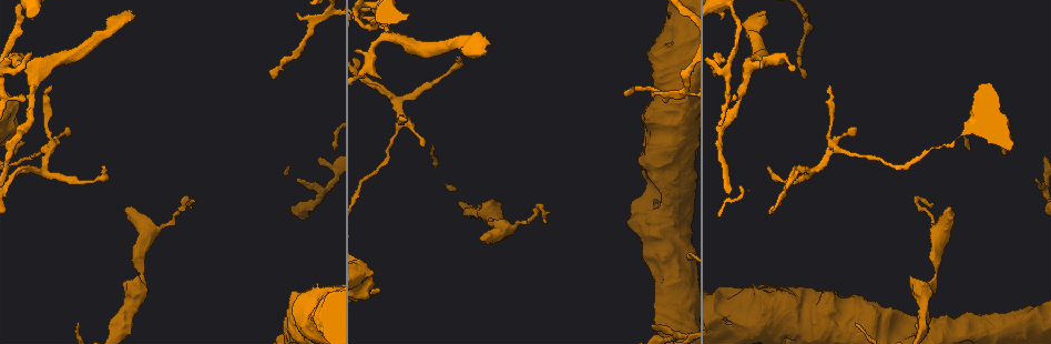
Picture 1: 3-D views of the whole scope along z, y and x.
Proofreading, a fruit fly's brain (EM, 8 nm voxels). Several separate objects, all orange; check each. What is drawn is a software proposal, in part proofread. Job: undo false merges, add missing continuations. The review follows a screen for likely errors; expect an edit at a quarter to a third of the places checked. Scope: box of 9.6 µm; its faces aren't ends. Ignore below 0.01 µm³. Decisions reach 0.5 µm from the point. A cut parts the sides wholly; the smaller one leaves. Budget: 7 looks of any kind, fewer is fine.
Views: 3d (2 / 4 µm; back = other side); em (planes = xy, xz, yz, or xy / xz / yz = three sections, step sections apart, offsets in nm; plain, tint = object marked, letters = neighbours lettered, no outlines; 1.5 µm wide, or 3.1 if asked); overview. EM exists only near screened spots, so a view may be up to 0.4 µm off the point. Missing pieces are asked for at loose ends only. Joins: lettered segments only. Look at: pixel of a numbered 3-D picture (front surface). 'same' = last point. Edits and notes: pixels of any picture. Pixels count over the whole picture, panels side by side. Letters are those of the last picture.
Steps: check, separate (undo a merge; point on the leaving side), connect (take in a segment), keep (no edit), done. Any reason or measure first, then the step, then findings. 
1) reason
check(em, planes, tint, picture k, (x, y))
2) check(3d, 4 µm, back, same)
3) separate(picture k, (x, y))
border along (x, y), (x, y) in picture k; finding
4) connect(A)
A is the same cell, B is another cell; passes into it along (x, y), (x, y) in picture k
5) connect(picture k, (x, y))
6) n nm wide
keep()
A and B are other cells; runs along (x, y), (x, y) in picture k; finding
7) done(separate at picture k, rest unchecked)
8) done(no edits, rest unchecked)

branch stops here
check(em, xy, step 4, tint, picture 1, (25, 142))

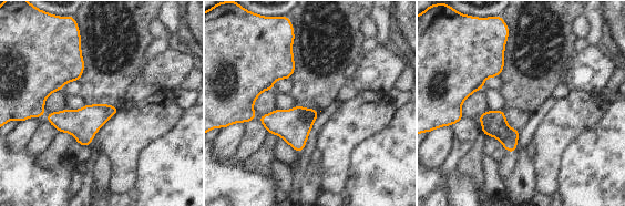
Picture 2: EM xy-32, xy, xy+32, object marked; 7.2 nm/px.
check(em, planes, letters, same)

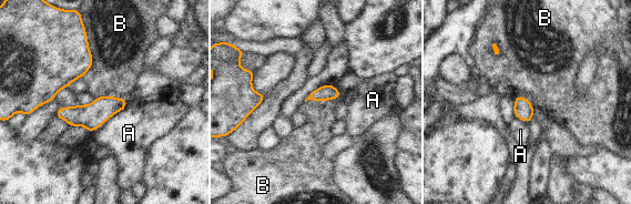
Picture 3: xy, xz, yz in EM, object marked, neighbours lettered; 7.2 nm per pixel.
110 nm wide
keep()
A and B are other cells; none of them fits

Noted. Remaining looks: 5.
thick end
check(em, planes, letters, picture 1, (483, 238))

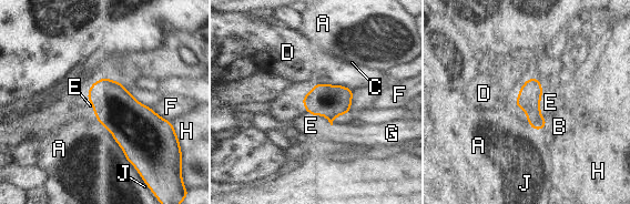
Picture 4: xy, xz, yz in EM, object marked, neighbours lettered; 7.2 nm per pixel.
keep()
A, B, C, D, E, F, G, H and J are other cells; border along (92, 110), (139, 172) in picture 4; none of them fits

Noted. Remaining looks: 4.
branch stops here
check(3d, 2 µm, back, picture 1, (546, 214))

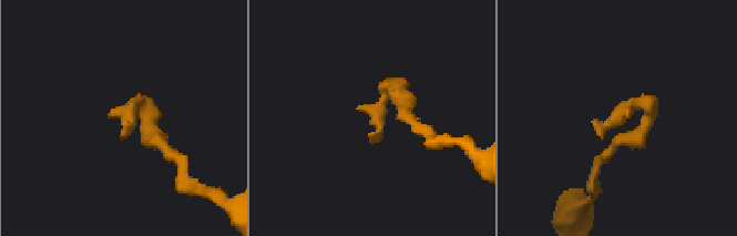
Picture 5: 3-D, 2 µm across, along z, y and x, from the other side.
shape alone is not enough
check(em, planes, letters, picture 5, (115, 109))

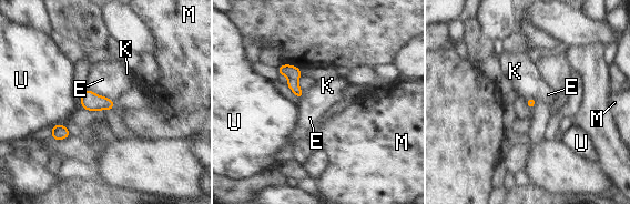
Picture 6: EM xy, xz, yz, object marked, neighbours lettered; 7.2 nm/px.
keep()
E, K, M and U are other cells; border along (104, 95), (114, 103) in picture 6; no lettered segment goes on from it

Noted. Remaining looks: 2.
done(no edits, rest unchecked)

